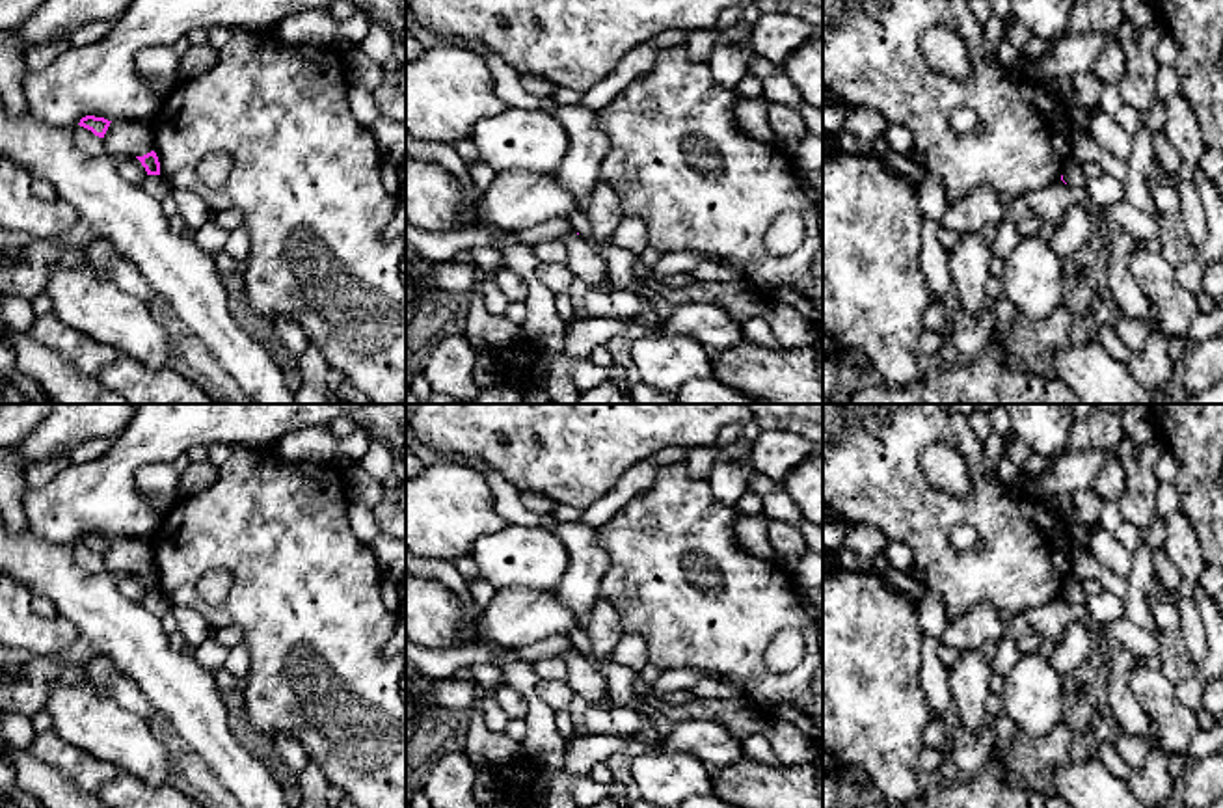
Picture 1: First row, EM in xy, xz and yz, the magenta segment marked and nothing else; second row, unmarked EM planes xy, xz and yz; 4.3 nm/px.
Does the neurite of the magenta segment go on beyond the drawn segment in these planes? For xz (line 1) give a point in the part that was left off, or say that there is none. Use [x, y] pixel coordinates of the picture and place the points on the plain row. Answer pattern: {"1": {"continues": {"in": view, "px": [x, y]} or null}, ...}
{"1": {"continues": null}}

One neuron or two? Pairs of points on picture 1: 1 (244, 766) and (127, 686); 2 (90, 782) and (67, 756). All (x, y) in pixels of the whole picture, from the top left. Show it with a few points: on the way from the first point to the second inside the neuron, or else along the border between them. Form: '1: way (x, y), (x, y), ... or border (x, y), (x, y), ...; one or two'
1: border (116, 667), (140, 689), (155, 710); two
2: way (88, 777), (73, 762); one

